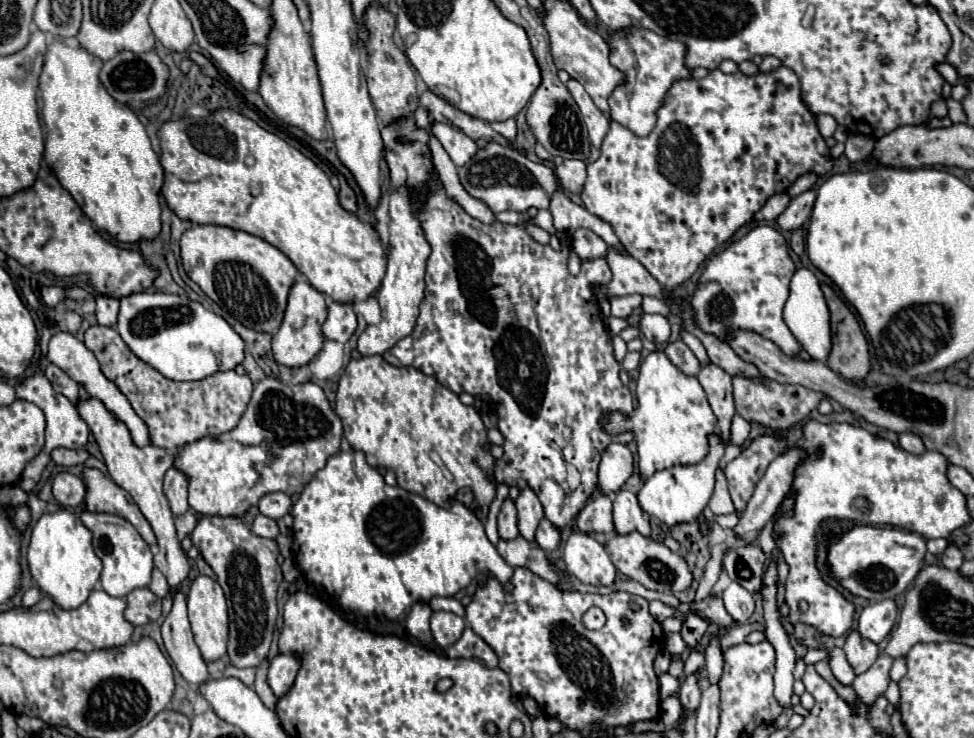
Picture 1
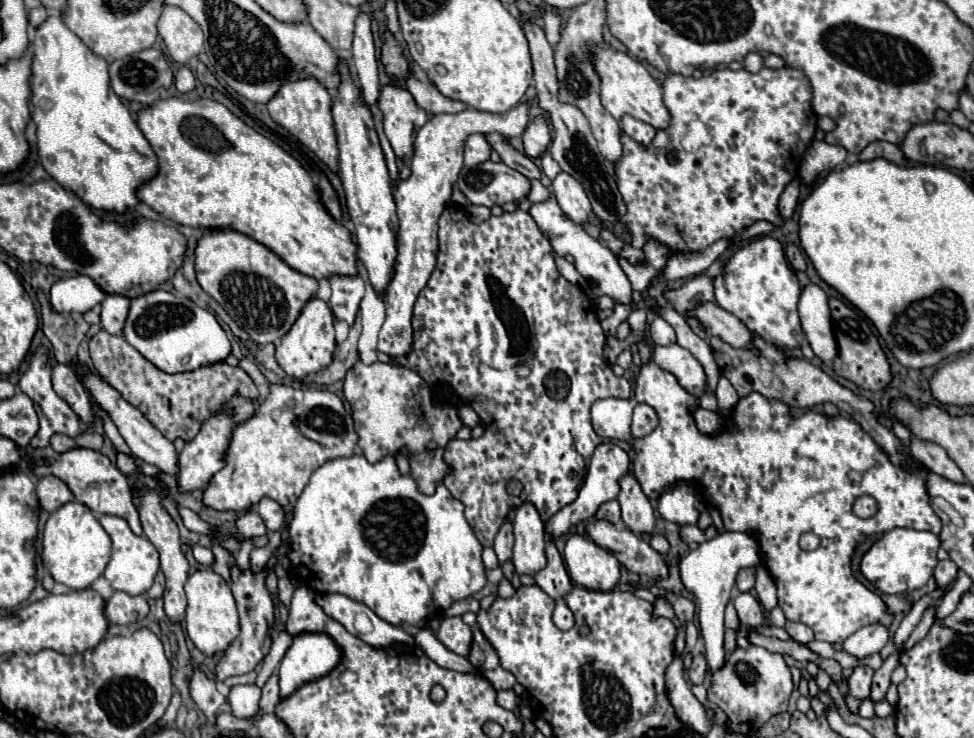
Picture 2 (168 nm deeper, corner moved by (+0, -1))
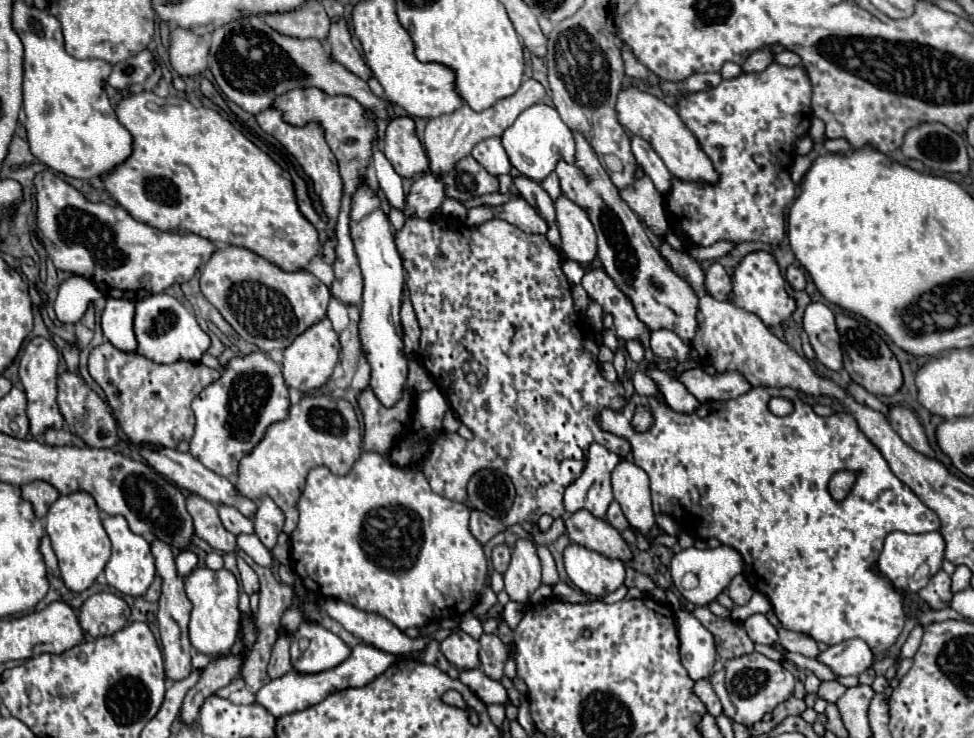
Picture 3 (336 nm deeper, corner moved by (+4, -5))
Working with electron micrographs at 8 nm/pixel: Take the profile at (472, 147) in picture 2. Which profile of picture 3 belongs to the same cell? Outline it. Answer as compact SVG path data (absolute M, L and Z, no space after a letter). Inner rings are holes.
M486 138L486 140L482 140L480 144L474 146L472 156L474 156L474 160L480 166L484 166L494 176L508 174L510 168L512 168L512 164L508 160L508 154L506 154L500 138Z

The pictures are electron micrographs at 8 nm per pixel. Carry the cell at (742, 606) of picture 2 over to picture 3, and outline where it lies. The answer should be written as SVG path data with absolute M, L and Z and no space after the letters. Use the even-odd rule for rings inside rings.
M752 614L748 620L742 622L742 628L752 638L752 642L770 646L770 644L774 644L778 640L778 634L776 634L774 626L766 620L764 614Z

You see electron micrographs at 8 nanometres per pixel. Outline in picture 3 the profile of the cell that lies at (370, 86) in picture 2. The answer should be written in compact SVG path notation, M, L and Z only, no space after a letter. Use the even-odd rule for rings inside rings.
M378 140L372 142L372 166L376 168L376 176L378 176L380 190L386 194L386 198L390 200L390 204L394 208L402 210L402 206L404 206L402 178L396 174L396 170L392 168L392 164L388 162L388 158L380 150L380 142Z

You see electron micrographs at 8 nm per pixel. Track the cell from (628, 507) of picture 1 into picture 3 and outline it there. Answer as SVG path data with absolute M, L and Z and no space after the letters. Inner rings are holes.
M622 460L612 472L614 500L620 504L626 520L640 534L648 534L654 526L648 476L634 462Z

